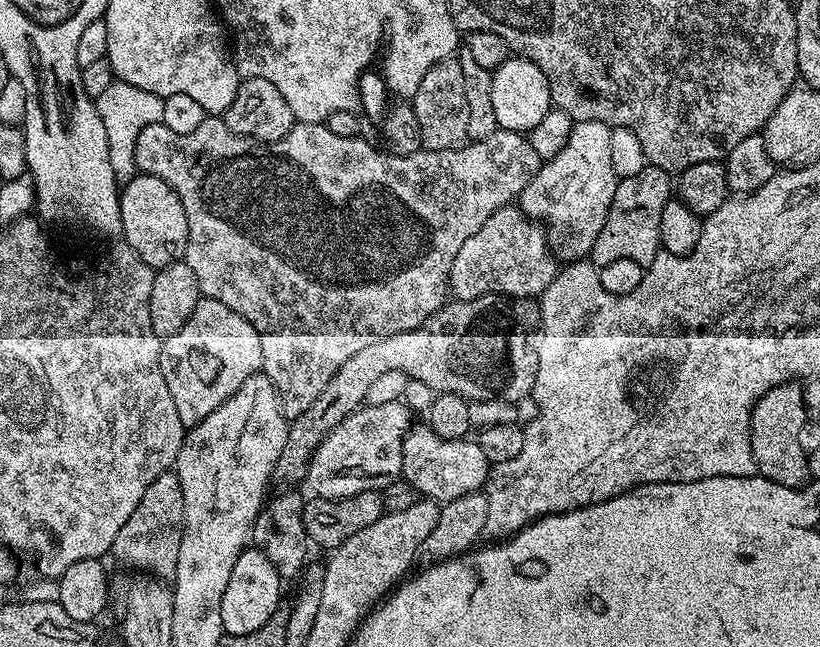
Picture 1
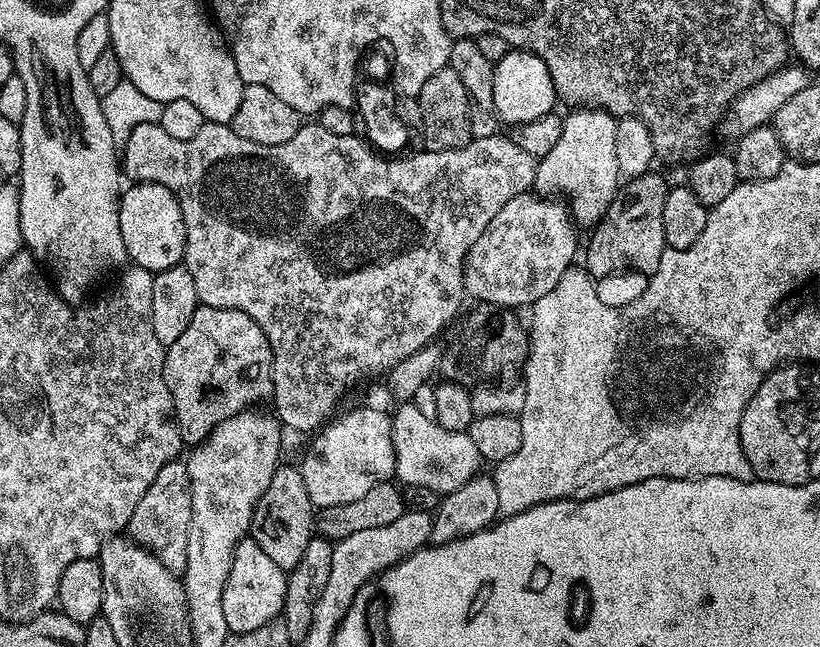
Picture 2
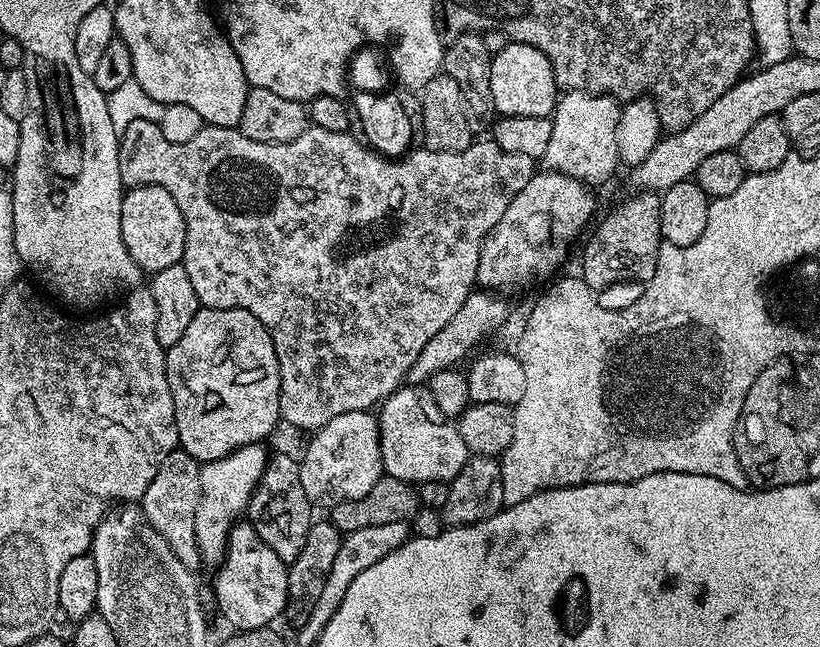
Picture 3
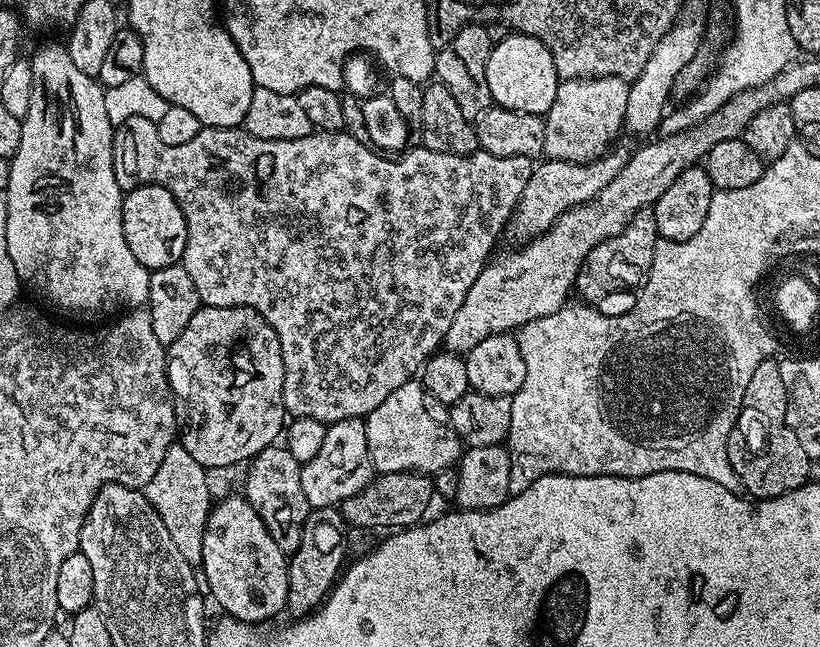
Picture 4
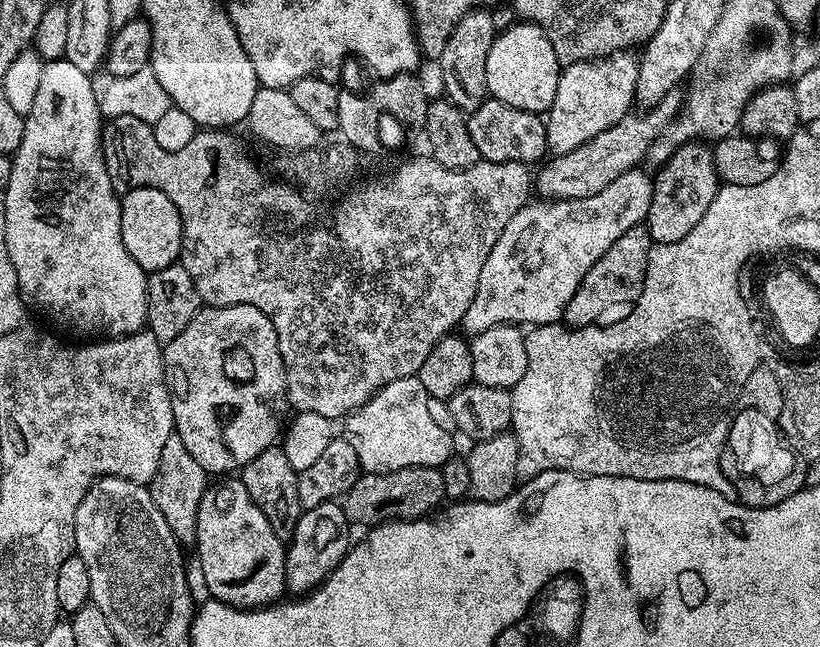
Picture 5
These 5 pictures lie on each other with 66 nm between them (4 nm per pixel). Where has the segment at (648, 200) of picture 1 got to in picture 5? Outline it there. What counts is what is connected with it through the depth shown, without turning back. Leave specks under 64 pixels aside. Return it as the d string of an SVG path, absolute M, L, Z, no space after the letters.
M647 227L626 230L626 234L622 234L622 238L618 238L618 242L614 242L614 246L610 246L610 250L606 250L606 254L602 254L594 266L590 266L586 278L582 278L574 298L564 311L564 320L573 328L585 328L595 325L607 308L612 308L615 304L628 306L635 302L644 285L652 246Z

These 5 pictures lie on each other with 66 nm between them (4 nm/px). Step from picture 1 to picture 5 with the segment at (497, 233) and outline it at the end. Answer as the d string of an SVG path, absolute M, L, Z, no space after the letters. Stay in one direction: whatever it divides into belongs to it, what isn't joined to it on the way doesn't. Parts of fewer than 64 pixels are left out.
M672 91L647 110L629 111L628 115L614 122L614 126L602 130L602 134L590 138L590 142L578 146L578 150L553 155L553 160L545 159L542 164L544 169L537 171L534 176L535 191L547 201L590 198L598 194L598 190L610 186L614 178L622 178L622 174L637 167L647 157L654 138L658 138L660 131L676 117L681 107L681 93Z

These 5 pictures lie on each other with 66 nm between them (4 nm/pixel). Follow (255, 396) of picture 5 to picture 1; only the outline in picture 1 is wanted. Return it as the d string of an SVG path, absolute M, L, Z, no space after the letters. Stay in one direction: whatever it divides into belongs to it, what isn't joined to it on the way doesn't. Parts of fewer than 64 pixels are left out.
M201 298L182 330L163 337L160 365L170 398L174 398L178 409L178 418L182 418L185 429L189 429L214 414L248 378L263 369L262 342L258 330L254 330L242 314L230 310L230 306L222 306L217 300Z

